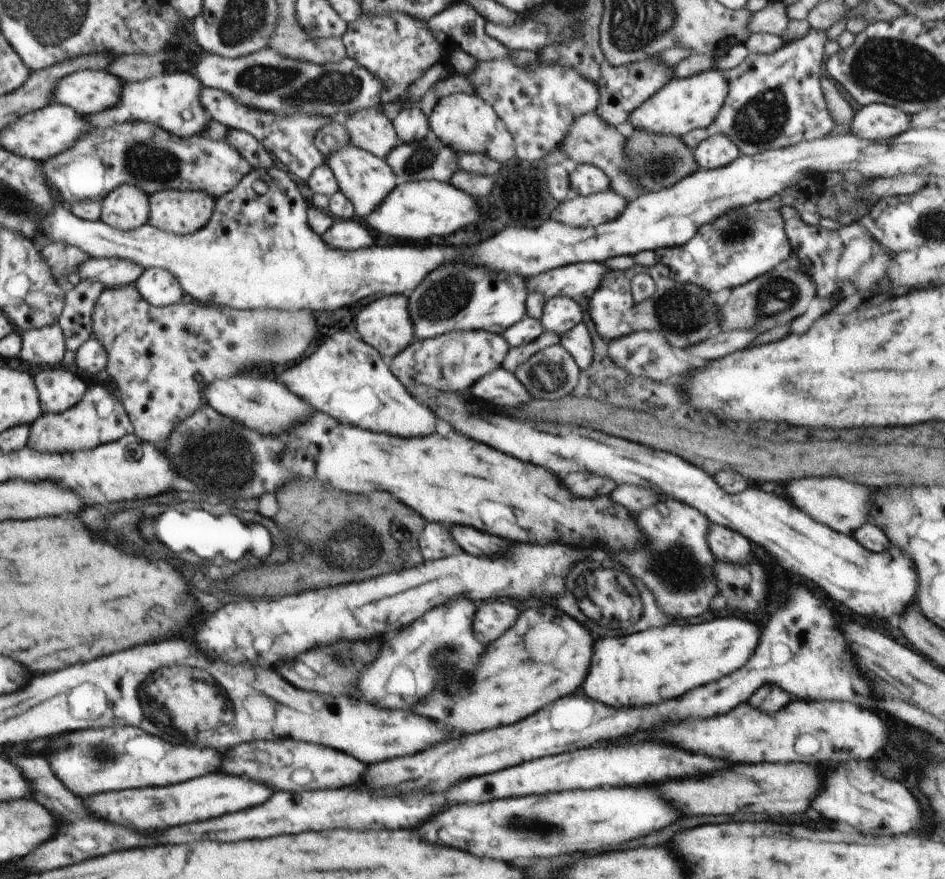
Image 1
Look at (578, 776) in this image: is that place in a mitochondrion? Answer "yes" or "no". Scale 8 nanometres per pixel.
no

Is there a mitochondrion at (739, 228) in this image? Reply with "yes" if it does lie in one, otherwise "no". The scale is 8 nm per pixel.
yes

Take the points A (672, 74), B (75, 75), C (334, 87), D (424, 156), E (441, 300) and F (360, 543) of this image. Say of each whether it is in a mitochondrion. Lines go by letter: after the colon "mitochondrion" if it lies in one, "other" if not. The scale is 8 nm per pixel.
A: other
B: other
C: mitochondrion
D: mitochondrion
E: mitochondrion
F: mitochondrion

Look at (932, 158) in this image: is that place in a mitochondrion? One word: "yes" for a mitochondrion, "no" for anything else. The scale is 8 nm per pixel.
no

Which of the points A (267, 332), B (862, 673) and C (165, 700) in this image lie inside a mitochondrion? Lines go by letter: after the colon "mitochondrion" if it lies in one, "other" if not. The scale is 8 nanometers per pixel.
A: mitochondrion
B: other
C: mitochondrion

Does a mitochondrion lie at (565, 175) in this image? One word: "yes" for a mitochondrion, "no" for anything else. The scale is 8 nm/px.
no

